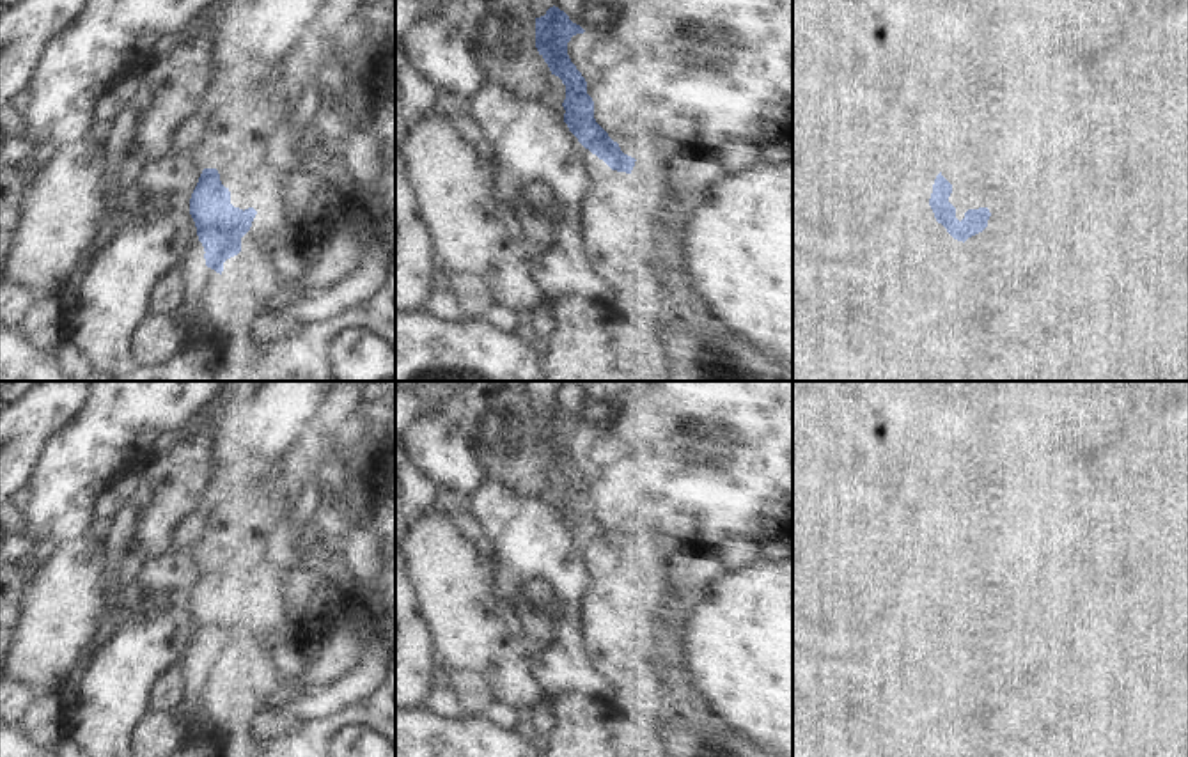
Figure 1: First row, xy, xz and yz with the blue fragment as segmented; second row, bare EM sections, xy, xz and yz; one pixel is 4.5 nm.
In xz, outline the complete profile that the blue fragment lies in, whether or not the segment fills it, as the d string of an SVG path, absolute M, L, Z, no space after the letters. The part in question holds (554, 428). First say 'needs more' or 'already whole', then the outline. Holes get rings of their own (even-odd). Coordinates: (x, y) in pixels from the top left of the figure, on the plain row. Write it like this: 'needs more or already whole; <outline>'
needs more; M559 404L535 415L535 445L551 472L566 482L564 519L578 539L612 567L645 580L658 603L660 688L647 702L656 714L668 757L778 757L773 748L754 743L727 723L702 695L688 670L686 644L697 606L684 605L672 590L668 571L647 555L624 551L617 539L594 516L594 498L587 479L567 452L567 440L585 427Z

